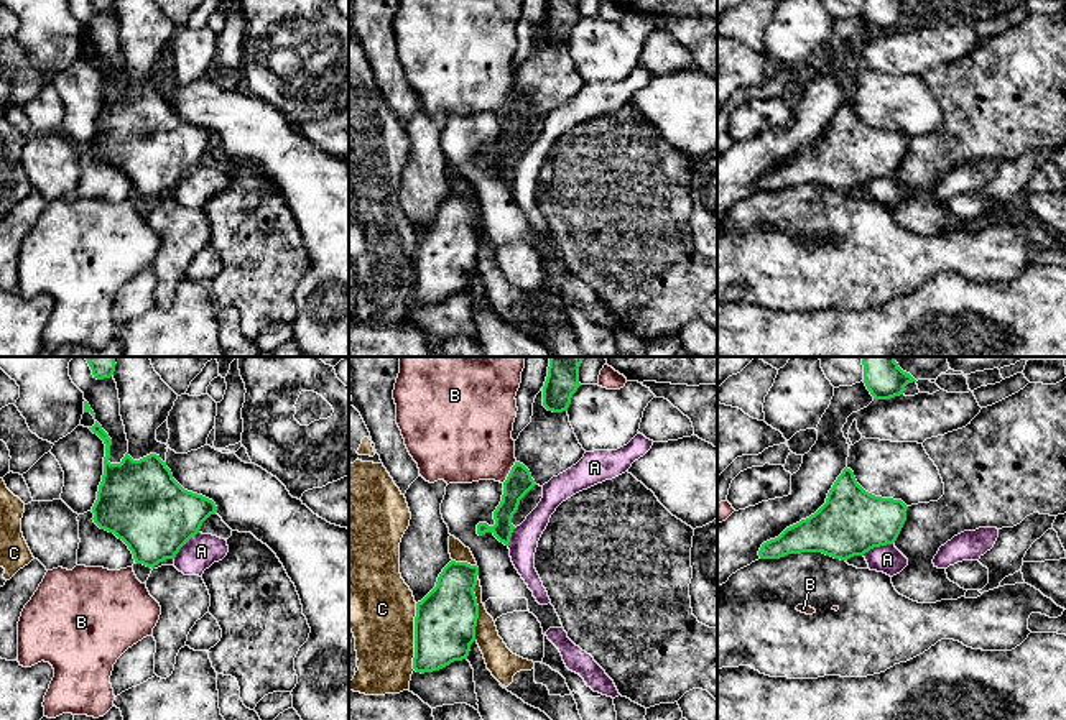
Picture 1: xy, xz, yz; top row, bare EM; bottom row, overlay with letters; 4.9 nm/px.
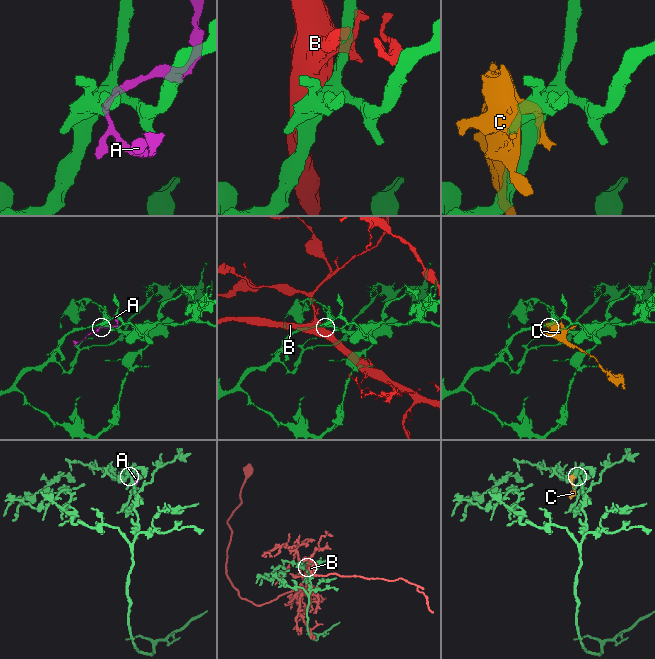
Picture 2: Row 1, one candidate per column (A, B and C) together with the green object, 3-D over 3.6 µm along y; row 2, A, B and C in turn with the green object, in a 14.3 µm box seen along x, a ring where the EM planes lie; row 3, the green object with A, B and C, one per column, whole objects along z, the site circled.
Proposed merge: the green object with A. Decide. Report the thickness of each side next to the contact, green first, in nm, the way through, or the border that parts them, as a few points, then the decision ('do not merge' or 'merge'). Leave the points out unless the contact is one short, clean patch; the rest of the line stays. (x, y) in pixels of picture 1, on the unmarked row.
calibres 320 and 140 nm; do not merge

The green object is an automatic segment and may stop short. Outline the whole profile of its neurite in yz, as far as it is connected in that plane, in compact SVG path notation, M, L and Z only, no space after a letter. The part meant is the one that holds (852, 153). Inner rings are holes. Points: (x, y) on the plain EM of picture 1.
M844 100L827 125L826 135L809 150L786 159L762 176L760 191L788 186L823 184L847 192L874 179L893 176L906 153L901 132L865 123L850 100Z

